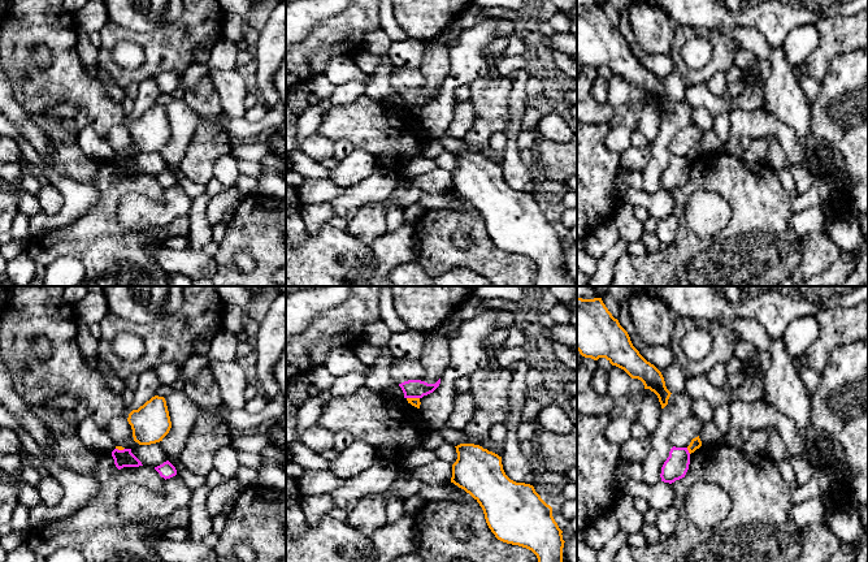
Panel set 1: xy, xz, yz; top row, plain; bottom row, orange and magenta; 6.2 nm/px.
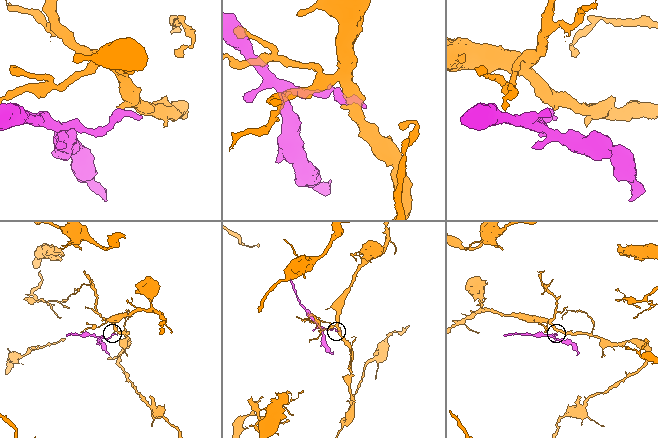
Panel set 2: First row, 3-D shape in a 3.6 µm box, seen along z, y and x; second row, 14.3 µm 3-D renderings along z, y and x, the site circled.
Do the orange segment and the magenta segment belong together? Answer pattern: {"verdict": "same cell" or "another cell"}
{"verdict": "another cell"}

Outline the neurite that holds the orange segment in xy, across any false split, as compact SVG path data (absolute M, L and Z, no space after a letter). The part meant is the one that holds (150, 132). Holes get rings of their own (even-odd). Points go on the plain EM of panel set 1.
M155 104L127 126L134 150L151 154L162 150L172 137L172 130L164 105Z

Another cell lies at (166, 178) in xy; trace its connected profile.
M164 170L162 173L155 176L155 178L160 182L161 186L170 187L177 183L175 176L169 170Z

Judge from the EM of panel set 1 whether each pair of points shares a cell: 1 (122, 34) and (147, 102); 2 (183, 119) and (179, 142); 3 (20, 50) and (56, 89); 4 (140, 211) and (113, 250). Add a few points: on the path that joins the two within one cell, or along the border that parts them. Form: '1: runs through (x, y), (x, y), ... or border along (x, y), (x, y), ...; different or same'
1: border along (153, 76), (139, 82); different
2: runs through (183, 124), (181, 137); same
3: runs through (20, 61), (38, 81), (44, 81); same
4: border along (118, 200), (117, 221), (126, 230), (152, 232); different

